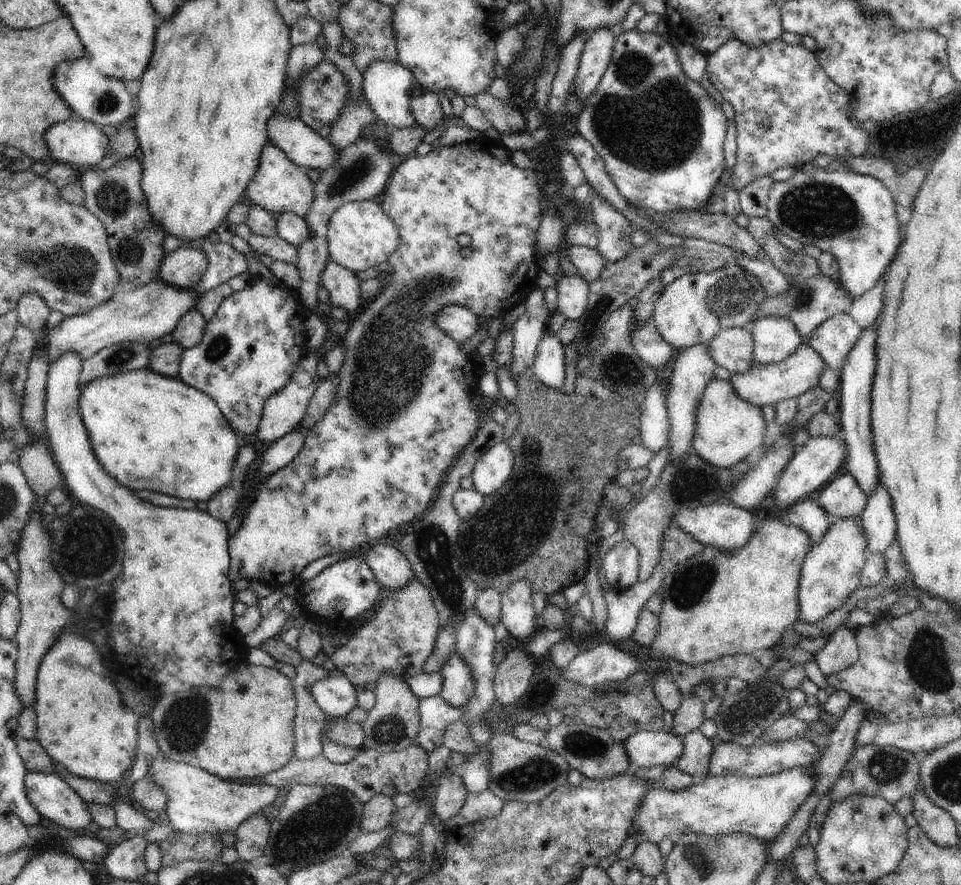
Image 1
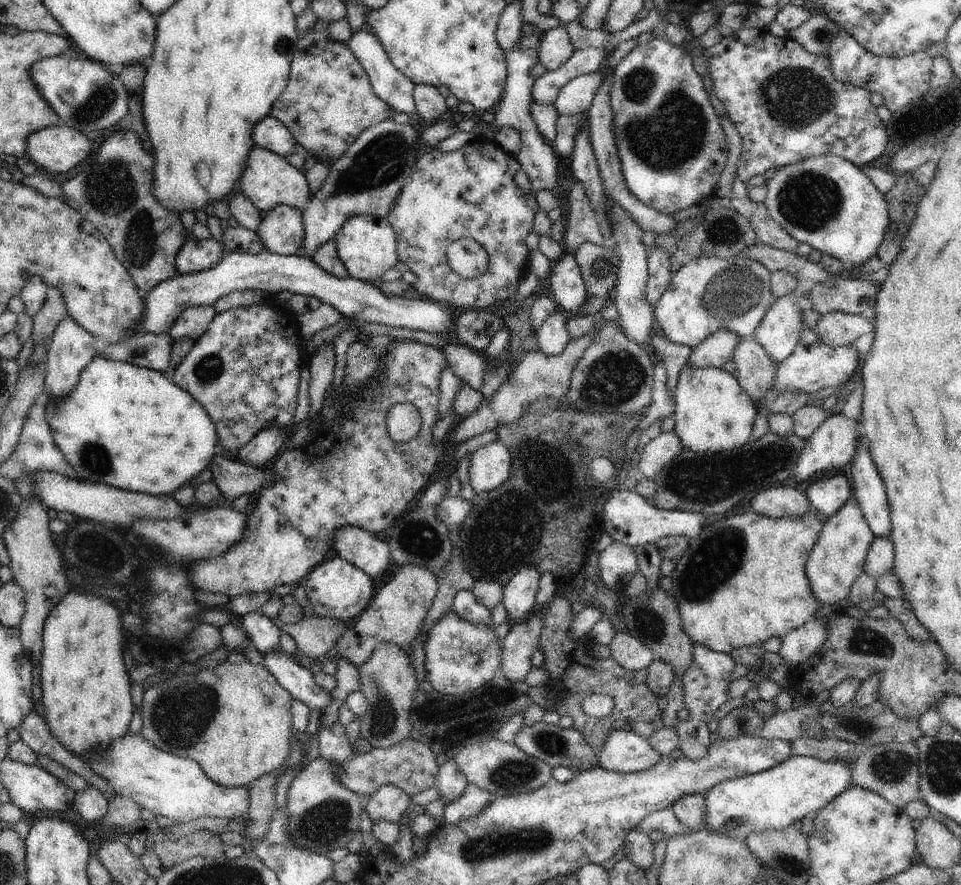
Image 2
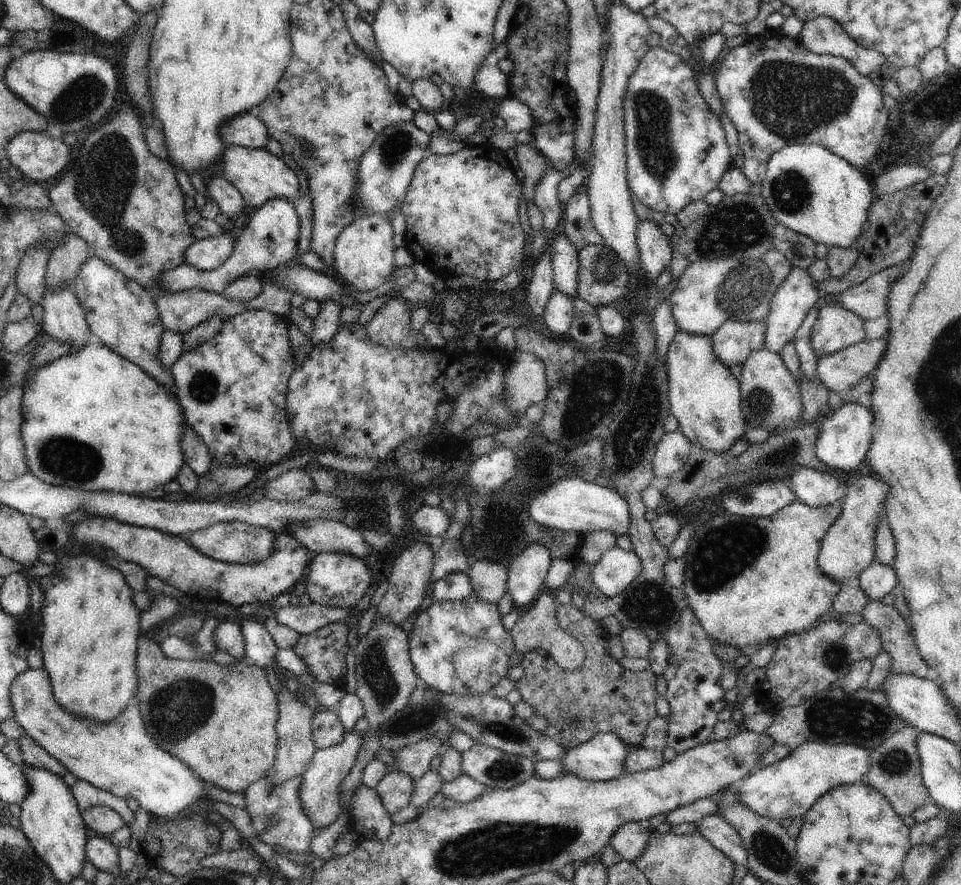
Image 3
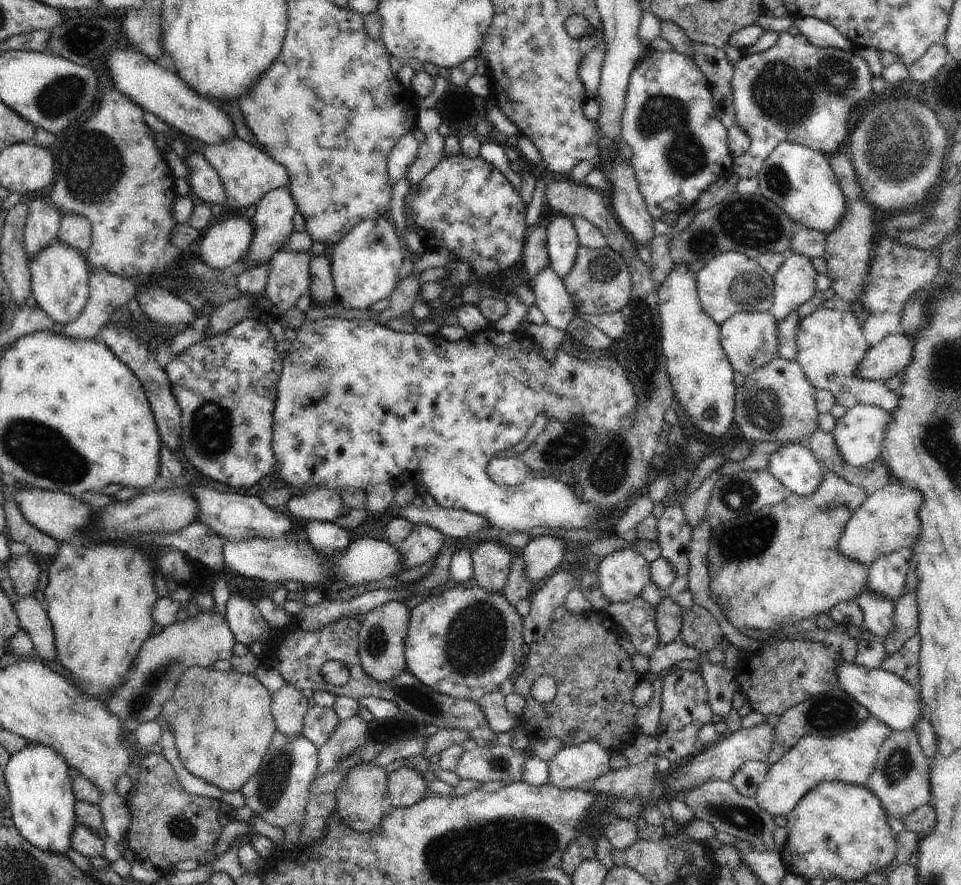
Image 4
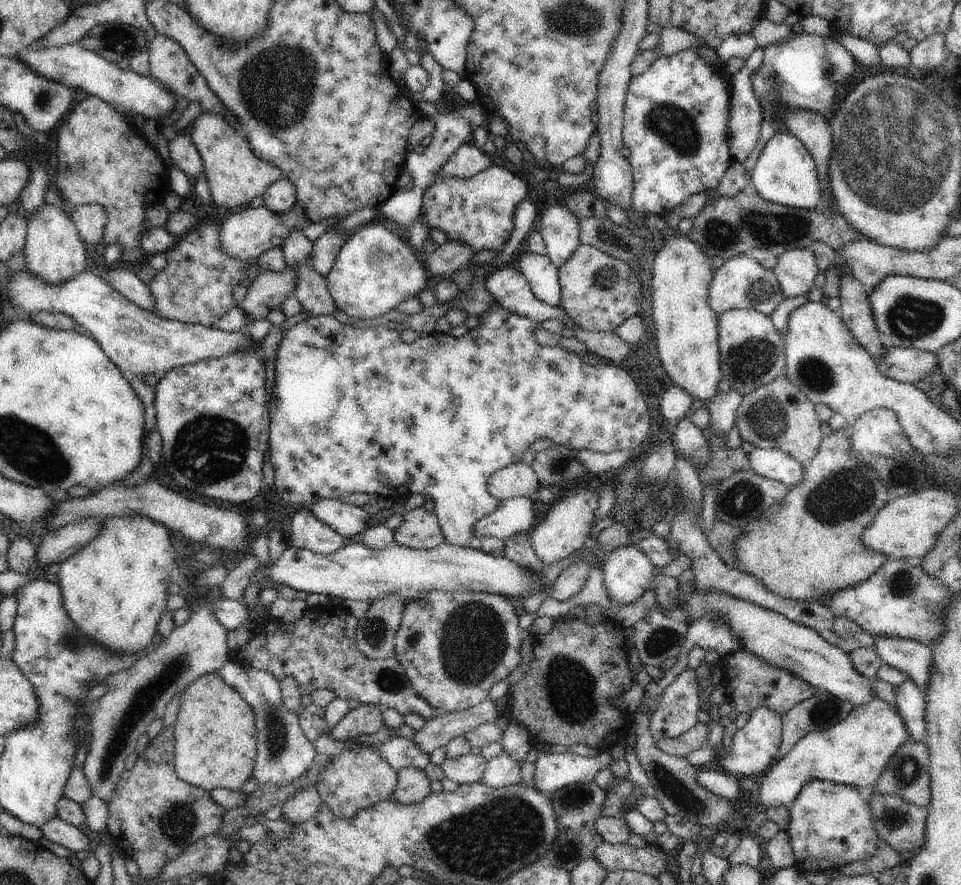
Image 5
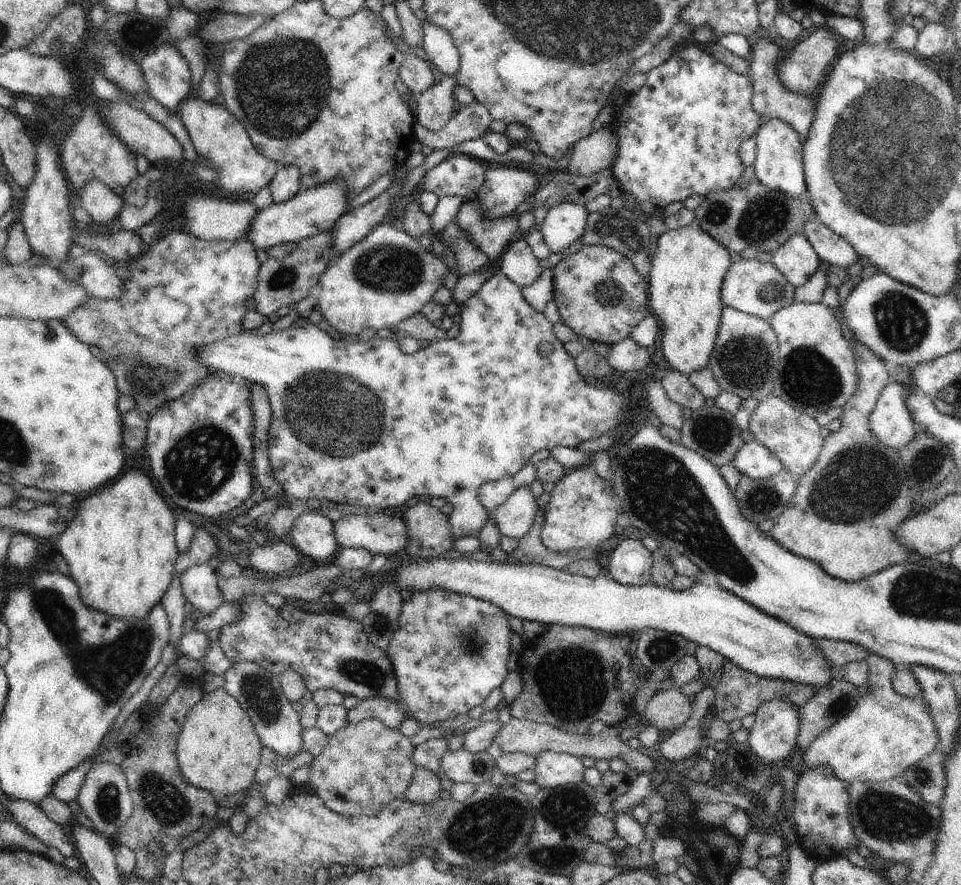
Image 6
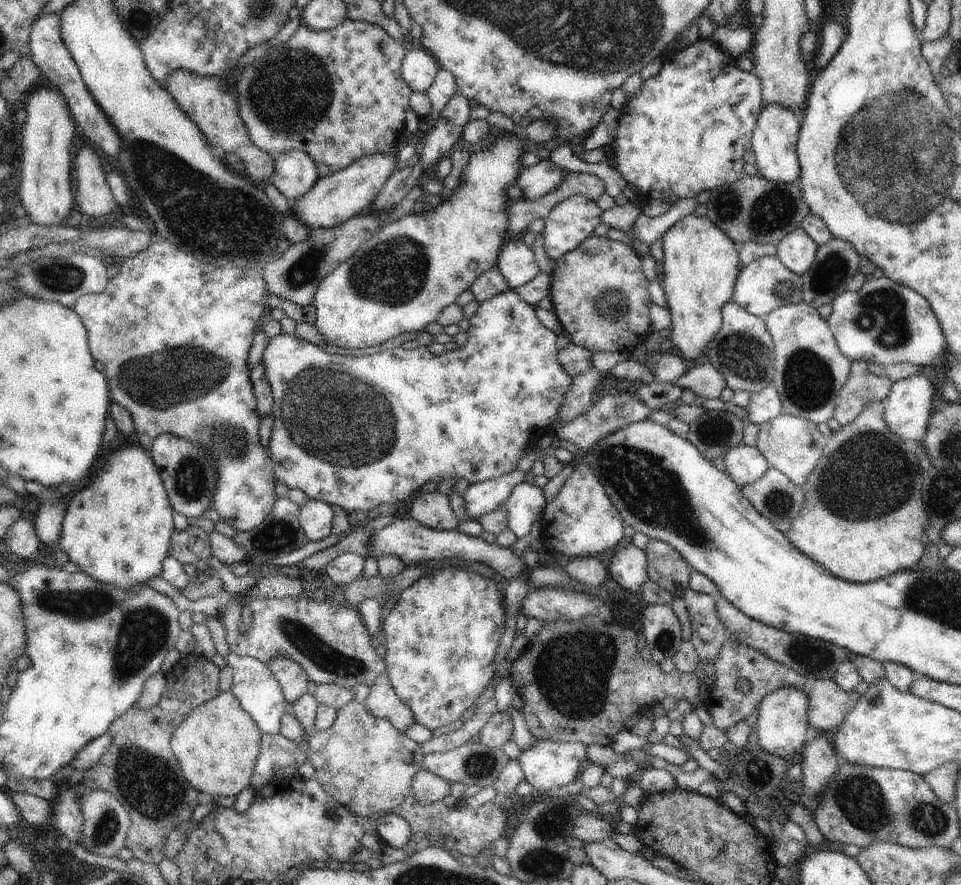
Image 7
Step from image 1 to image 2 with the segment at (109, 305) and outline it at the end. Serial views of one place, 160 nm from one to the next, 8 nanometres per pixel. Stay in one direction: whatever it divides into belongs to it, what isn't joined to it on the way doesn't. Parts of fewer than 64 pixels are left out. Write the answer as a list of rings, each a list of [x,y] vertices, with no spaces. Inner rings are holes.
[[[262,251],[258,254],[225,254],[214,268],[191,275],[180,275],[157,284],[144,295],[146,312],[143,321],[134,330],[135,334],[168,333],[171,324],[182,309],[191,306],[213,305],[222,295],[240,289],[262,290],[262,292],[291,292],[294,295],[316,297],[330,304],[344,317],[356,319],[360,324],[377,322],[388,326],[413,328],[426,332],[448,334],[450,325],[455,325],[456,310],[442,309],[438,302],[422,297],[386,296],[375,286],[352,277],[338,278],[320,268],[310,257],[284,256]]]

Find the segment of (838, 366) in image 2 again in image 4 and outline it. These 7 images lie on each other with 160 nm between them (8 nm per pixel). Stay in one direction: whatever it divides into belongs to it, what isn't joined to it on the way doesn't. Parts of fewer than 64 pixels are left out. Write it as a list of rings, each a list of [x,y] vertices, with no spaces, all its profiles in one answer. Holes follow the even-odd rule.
[[[894,333],[870,347],[856,369],[863,379],[885,381],[892,376],[902,375],[910,362],[912,362],[912,340]]]

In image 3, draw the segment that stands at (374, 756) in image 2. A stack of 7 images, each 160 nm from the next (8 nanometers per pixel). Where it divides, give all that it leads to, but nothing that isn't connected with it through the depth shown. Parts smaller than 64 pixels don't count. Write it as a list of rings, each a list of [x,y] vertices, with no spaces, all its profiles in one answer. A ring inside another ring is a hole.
[[[440,737],[422,739],[394,753],[396,763],[391,769],[408,773],[416,784],[424,774],[430,771],[430,762],[443,752],[444,744]]]

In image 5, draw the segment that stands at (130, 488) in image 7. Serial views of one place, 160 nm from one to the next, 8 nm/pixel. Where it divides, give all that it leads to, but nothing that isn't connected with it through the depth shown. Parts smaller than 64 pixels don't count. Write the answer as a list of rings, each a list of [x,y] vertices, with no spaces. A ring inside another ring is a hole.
[[[142,516],[110,517],[102,522],[98,536],[60,564],[58,586],[62,590],[68,616],[88,636],[94,636],[114,650],[122,650],[120,654],[130,654],[134,658],[136,652],[148,648],[157,632],[161,616],[167,610],[168,583],[176,578],[179,559],[170,542],[171,533],[164,524]]]

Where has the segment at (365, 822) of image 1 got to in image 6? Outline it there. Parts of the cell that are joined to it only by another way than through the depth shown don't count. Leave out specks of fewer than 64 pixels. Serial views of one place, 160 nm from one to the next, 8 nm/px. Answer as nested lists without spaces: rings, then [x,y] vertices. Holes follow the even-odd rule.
[[[416,765],[412,782],[408,784],[408,789],[403,797],[414,803],[430,803],[440,797],[440,778],[428,768]]]

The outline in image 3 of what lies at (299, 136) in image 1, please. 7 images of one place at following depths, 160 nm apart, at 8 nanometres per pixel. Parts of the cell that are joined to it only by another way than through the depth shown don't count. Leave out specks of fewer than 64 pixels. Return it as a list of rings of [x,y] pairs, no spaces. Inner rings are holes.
[[[242,112],[228,120],[224,126],[218,128],[218,136],[224,144],[240,144],[243,147],[265,148],[267,134],[261,120],[256,120],[252,114]]]

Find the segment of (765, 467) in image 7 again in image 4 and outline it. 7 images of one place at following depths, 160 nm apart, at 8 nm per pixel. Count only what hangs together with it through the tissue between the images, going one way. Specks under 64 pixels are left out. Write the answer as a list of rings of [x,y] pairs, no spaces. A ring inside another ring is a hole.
[[[798,443],[782,445],[768,460],[768,470],[793,493],[808,496],[823,481],[823,470],[814,454]]]

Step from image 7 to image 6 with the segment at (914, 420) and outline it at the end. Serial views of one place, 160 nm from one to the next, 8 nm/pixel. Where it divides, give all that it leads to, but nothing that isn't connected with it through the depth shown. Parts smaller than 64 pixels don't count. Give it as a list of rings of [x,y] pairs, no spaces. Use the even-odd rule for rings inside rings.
[[[888,382],[882,390],[874,410],[870,412],[868,426],[876,440],[886,446],[902,448],[916,436],[918,427],[910,410],[906,408],[909,388],[900,382]]]

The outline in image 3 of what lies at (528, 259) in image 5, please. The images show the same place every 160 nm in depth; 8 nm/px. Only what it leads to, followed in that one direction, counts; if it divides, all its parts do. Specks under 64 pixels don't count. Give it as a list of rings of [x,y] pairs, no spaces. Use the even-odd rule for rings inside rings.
[[[554,288],[546,303],[542,320],[548,330],[554,334],[567,334],[573,319],[573,302],[575,300],[561,290]]]

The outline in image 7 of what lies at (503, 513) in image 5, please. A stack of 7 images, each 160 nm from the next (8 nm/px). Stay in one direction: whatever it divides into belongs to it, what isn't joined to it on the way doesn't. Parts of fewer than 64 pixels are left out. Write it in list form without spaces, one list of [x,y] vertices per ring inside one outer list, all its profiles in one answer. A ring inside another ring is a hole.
[[[527,478],[512,490],[504,504],[507,528],[517,540],[522,540],[530,532],[534,522],[544,520],[547,507],[544,490]]]

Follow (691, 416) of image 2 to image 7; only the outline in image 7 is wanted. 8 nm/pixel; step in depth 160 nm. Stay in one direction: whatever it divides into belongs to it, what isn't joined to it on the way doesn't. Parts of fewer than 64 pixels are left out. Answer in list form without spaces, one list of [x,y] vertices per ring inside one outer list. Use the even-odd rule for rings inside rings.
[[[693,213],[666,232],[662,247],[663,279],[660,284],[671,318],[670,342],[674,344],[677,354],[692,364],[722,326],[722,308],[732,299],[734,282],[740,270],[739,246],[712,220]]]

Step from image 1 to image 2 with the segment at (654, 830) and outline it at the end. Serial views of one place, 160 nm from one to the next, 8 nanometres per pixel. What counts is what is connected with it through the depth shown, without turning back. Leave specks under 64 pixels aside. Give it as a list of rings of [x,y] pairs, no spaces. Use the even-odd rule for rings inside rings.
[[[792,755],[765,771],[721,782],[704,794],[708,830],[714,829],[732,839],[744,841],[752,833],[794,825],[806,815],[824,808],[849,787],[851,764],[854,762],[844,759],[823,761]]]

